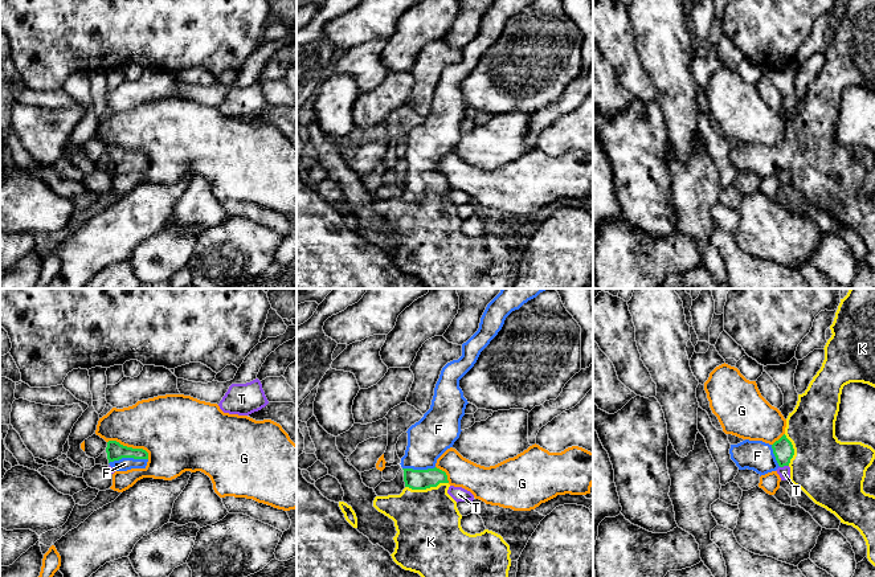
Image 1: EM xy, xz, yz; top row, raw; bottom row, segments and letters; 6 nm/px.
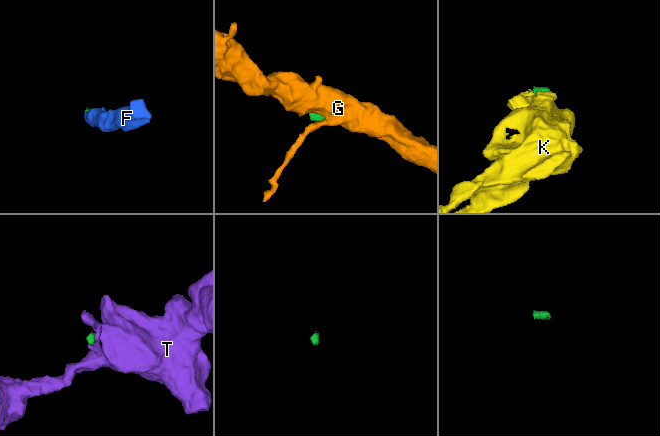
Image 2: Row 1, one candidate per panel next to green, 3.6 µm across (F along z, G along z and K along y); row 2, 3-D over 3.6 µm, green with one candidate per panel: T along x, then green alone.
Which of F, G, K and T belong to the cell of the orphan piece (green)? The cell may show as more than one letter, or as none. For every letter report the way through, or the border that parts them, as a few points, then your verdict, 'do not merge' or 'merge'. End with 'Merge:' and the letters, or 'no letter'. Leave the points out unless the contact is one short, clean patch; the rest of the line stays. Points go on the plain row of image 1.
F: runs through xy (115, 155), (121, 160), (127, 160), (125, 167); merge
G: border along xy (107, 144), (118, 144), (127, 150), (142, 151), (148, 162); do not merge
K: runs through xz (416, 183), (426, 191), (428, 226); merge
T: border along yz (788, 168), (780, 171); do not merge
Merge: F, K

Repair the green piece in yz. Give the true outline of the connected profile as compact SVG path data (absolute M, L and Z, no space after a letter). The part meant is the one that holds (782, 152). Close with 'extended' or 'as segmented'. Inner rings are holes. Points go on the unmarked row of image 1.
M845 0L843 3L841 3L841 7L835 16L834 25L830 29L830 33L831 33L833 38L827 44L827 46L823 52L825 53L825 64L822 66L822 70L817 75L817 78L813 81L813 83L810 85L807 93L802 98L798 98L797 109L796 109L794 114L792 116L789 116L789 119L786 122L785 138L778 144L776 144L773 148L765 147L762 144L745 143L737 148L731 148L729 157L731 157L731 163L736 167L739 173L745 173L745 172L753 173L760 180L765 179L768 176L776 175L778 171L789 169L790 171L790 185L794 189L800 191L815 208L818 208L818 209L826 212L827 214L830 214L831 217L834 217L841 224L841 226L852 229L854 232L856 232L860 236L860 238L863 240L866 249L867 249L867 262L875 270L875 200L866 197L863 195L863 185L866 181L866 175L875 163L875 154L871 150L864 148L862 146L841 146L835 140L835 124L837 124L837 119L839 115L841 98L842 98L843 90L850 86L863 86L863 87L868 87L875 91L875 0Z; extended

